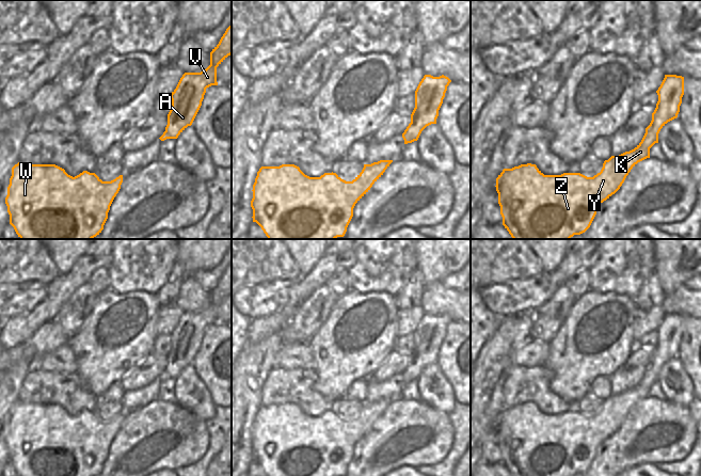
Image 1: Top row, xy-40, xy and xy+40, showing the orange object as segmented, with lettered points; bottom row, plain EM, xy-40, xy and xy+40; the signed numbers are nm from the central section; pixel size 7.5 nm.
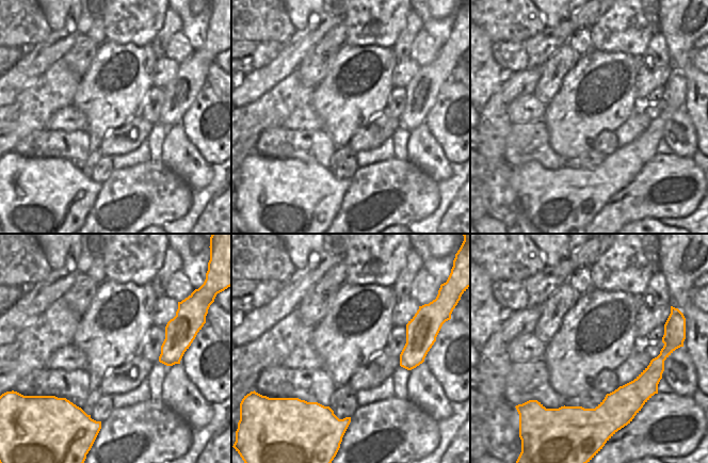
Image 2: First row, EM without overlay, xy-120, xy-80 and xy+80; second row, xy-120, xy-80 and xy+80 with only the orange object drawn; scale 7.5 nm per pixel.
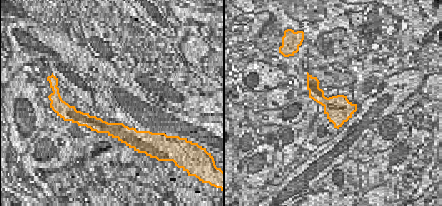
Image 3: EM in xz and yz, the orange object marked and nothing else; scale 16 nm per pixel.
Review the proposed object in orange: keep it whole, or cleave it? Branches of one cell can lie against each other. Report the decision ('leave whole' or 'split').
leave whole

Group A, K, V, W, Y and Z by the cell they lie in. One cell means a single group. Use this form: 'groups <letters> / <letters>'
groups A K V W Y Z

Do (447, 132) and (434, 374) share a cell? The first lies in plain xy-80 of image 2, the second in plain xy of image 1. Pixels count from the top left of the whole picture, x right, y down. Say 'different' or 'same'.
different

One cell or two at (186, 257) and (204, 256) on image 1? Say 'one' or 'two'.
one

